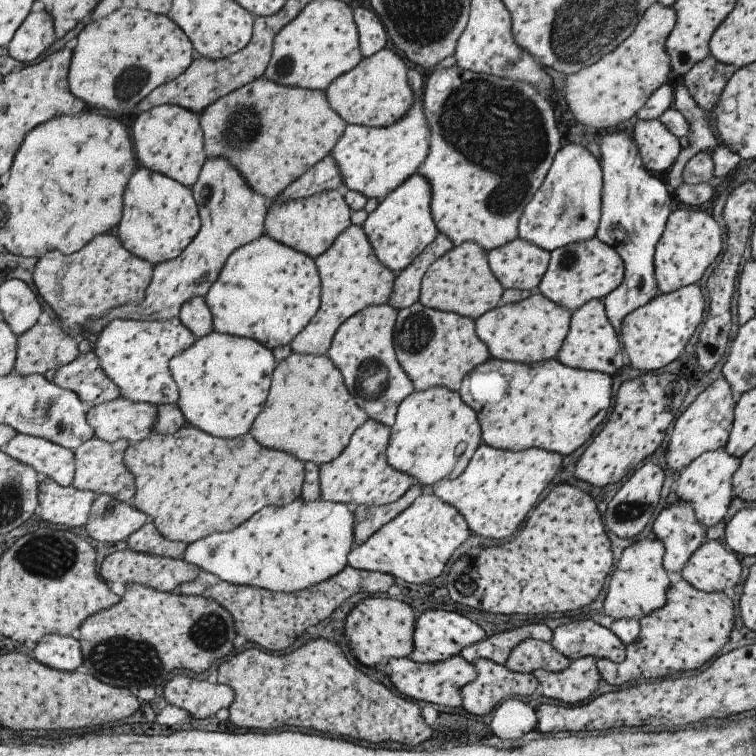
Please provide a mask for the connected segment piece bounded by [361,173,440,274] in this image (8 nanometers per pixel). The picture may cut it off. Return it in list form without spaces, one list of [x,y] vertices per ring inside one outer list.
[[[415,173],[396,190],[392,190],[380,201],[362,227],[378,262],[394,274],[410,267],[412,262],[438,237],[439,231],[434,223],[430,203],[432,190],[426,178]]]

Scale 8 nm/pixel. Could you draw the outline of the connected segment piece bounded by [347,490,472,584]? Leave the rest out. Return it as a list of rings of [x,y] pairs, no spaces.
[[[427,490],[388,525],[380,528],[362,545],[354,546],[347,557],[347,565],[362,571],[378,571],[413,584],[439,577],[454,551],[471,535],[460,512]]]

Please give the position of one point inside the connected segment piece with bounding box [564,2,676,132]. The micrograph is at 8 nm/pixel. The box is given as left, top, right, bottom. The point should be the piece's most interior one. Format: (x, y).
(605, 94)

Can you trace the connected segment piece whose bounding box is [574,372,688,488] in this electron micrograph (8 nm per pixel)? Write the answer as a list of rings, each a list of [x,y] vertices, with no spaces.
[[[642,372],[638,377],[626,380],[616,392],[614,408],[608,416],[608,422],[604,424],[600,434],[594,436],[594,440],[576,462],[574,478],[602,488],[630,476],[632,470],[636,470],[658,450],[675,414],[678,416],[678,410],[682,408],[687,393],[686,380],[674,374]]]

